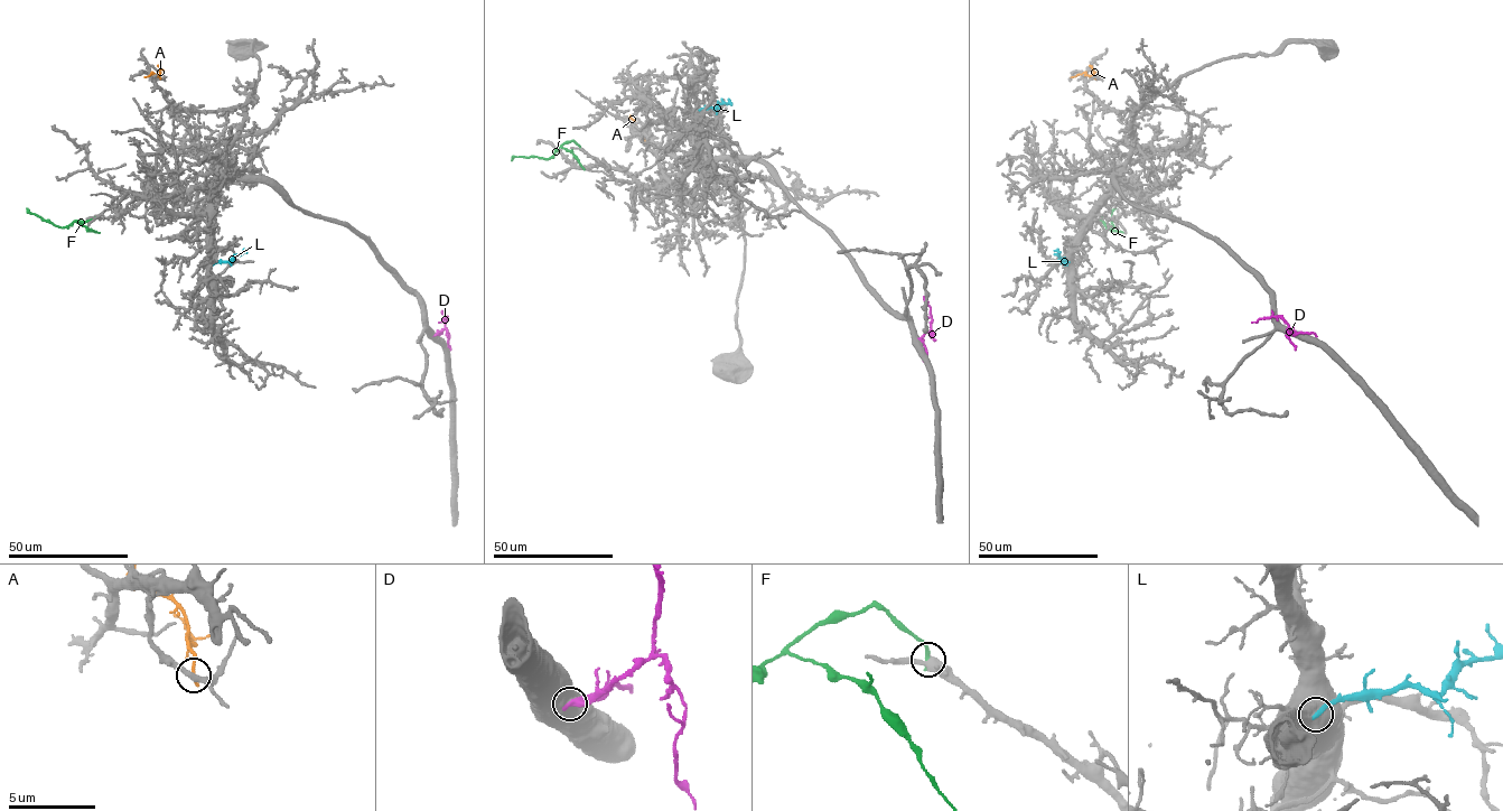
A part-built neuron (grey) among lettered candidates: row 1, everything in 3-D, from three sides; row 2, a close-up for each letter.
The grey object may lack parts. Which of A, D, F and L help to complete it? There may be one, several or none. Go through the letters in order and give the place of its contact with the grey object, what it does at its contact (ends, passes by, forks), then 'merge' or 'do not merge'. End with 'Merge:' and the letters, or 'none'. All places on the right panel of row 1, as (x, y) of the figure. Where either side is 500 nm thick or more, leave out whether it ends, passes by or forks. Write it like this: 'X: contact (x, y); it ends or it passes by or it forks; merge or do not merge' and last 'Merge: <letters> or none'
A: contact (1098, 78); it ends; do not merge
D: contact (1294, 335); do not merge
F: contact (1103, 216); it ends; do not merge
L: contact (1066, 264); merge
Merge: L

